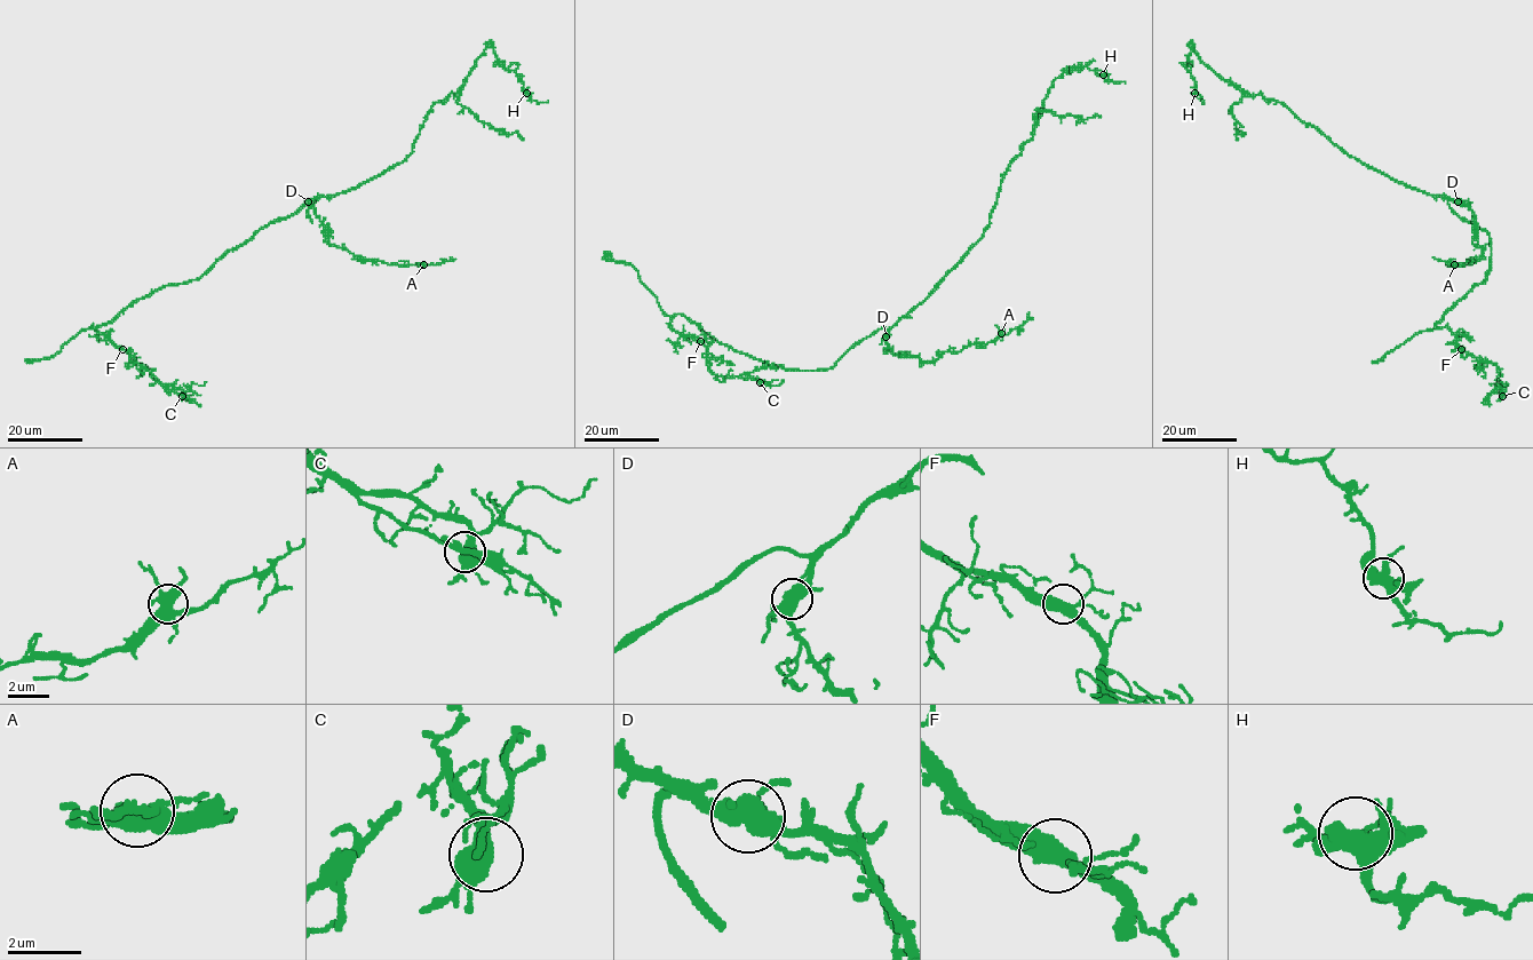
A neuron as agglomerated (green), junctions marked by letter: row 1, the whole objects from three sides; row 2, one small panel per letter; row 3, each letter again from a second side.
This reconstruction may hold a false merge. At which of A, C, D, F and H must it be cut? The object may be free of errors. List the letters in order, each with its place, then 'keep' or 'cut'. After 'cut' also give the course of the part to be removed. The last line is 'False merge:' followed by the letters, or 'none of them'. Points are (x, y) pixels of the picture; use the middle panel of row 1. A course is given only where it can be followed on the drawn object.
A: at (1001, 333); keep
C: at (760, 382); keep
D: at (886, 336); keep
F: at (700, 341); keep
H: at (1103, 74); keep
False merge: none of them

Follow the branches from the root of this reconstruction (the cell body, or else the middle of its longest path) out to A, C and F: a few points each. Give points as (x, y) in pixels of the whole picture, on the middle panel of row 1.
A: (889, 328), (886, 343), (894, 352), (930, 363), (947, 351), (991, 342), (1001, 333)
C: (889, 328), (828, 369), (799, 371), (736, 352), (673, 316), (675, 331), (706, 348), (714, 374), (760, 382)
F: (889, 328), (857, 342), (832, 367), (809, 371), (786, 370), (736, 352), (675, 315), (670, 325), (700, 341)

